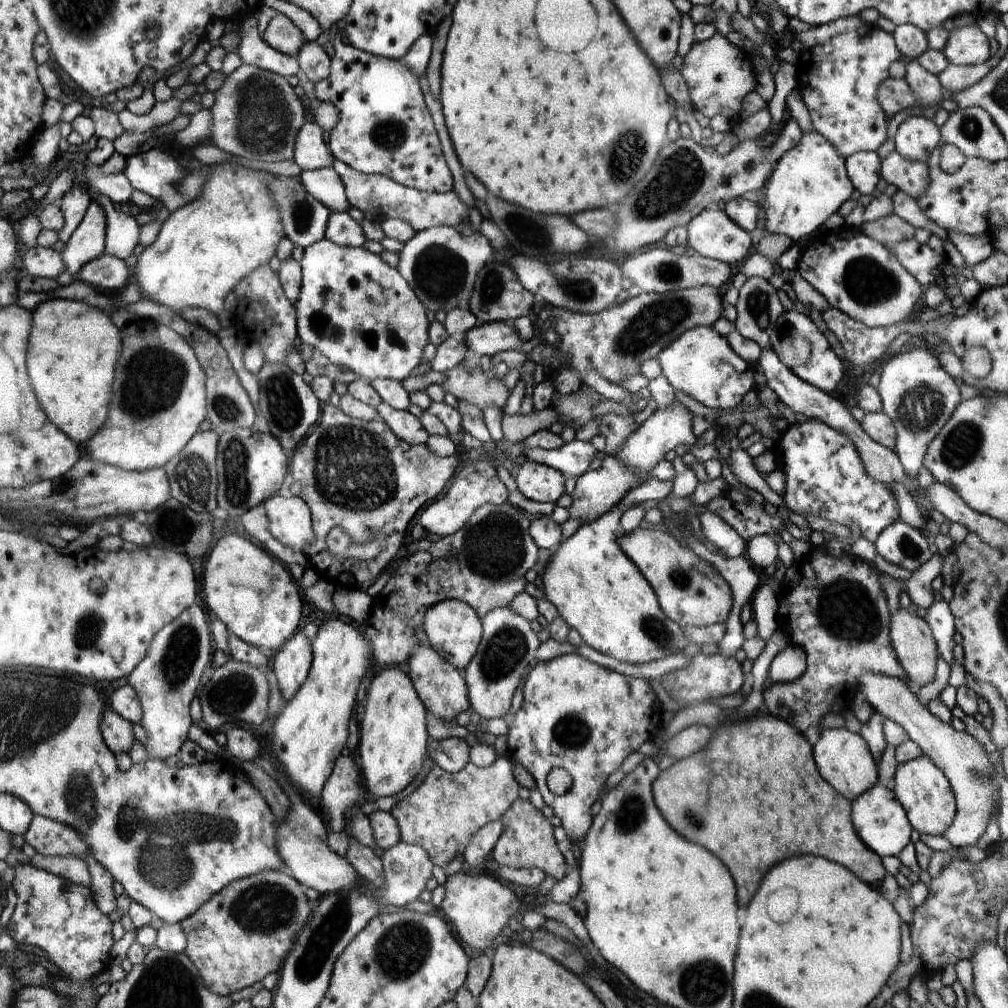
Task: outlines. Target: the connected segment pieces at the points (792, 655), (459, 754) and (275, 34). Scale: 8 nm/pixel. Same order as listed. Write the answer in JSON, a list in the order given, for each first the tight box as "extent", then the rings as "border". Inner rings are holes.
[{"extent":[769,642,807,683],"border":[[[792,642],[775,656],[769,666],[769,677],[773,683],[787,683],[803,676],[807,667],[804,649]]]},{"extent":[427,739,469,775],"border":[[[433,739],[428,744],[427,756],[440,768],[454,775],[469,761],[469,746],[464,739]]]},{"extent":[261,13,308,57],"border":[[[278,13],[270,20],[261,38],[278,52],[291,57],[296,57],[308,42],[298,26],[282,13]]]}]

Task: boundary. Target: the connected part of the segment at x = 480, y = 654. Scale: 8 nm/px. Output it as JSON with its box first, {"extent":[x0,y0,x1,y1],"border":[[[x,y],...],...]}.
{"extent":[462,607,540,719],"border":[[[498,607],[481,618],[483,637],[470,664],[462,671],[467,684],[471,710],[491,719],[508,713],[514,690],[518,688],[526,666],[534,658],[540,640],[530,627],[530,621],[510,607]]]}

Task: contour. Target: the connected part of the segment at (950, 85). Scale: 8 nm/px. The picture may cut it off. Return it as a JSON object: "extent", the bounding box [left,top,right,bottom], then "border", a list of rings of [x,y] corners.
{"extent":[937,61,992,92],"border":[[[988,61],[972,66],[958,66],[949,63],[948,68],[937,77],[944,90],[960,92],[980,82],[992,69]]]}

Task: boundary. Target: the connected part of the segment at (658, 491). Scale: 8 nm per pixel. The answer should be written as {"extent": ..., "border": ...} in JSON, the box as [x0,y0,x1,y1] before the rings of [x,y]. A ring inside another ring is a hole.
{"extent":[542,477,689,664],"border":[[[652,477],[651,480],[629,490],[613,507],[599,516],[595,521],[586,523],[567,538],[553,554],[542,575],[542,591],[558,609],[559,616],[574,628],[583,638],[583,642],[628,664],[648,664],[652,660],[664,658],[671,654],[682,654],[689,640],[678,623],[670,620],[660,608],[656,593],[642,576],[638,567],[625,556],[619,547],[618,535],[621,532],[620,517],[622,513],[635,505],[642,505],[646,500],[666,498],[672,490],[673,482],[664,482]]]}

